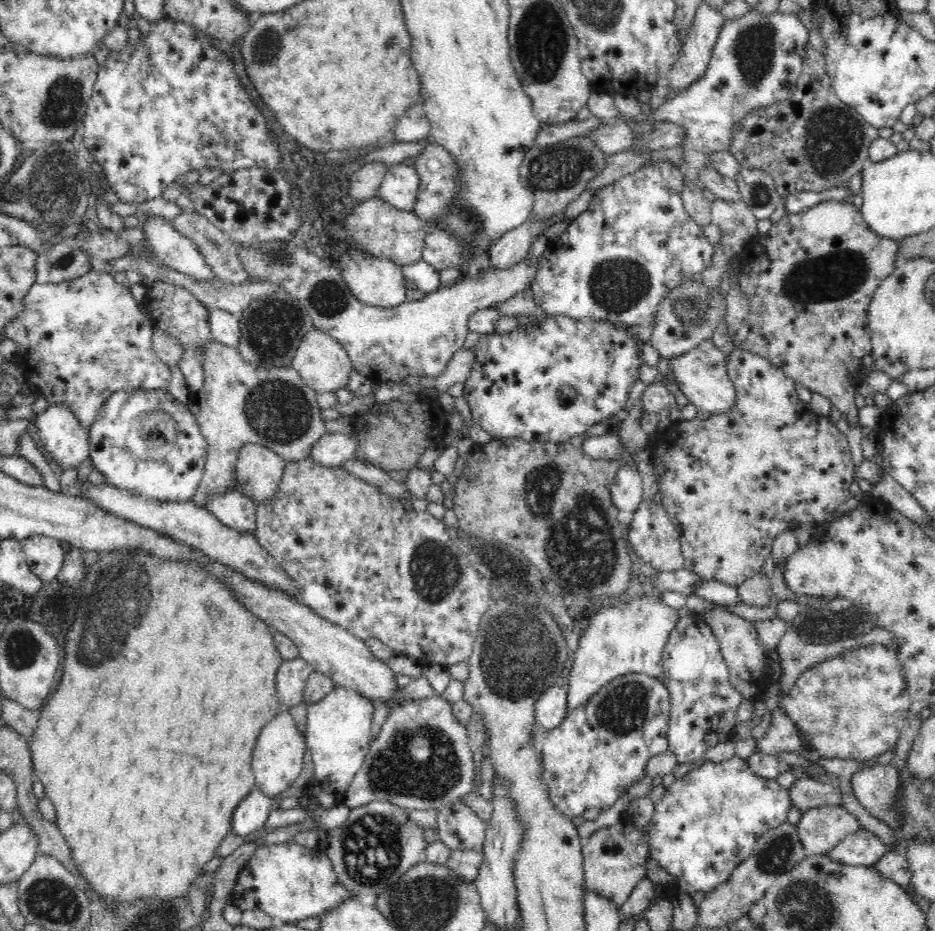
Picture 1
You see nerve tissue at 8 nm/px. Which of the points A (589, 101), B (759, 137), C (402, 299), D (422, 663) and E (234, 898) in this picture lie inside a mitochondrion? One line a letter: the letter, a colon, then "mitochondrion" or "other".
A: other
B: other
C: other
D: other
E: other

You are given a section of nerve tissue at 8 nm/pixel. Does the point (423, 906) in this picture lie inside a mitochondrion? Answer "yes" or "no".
yes

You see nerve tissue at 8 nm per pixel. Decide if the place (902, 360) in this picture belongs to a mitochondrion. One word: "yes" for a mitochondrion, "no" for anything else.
yes

